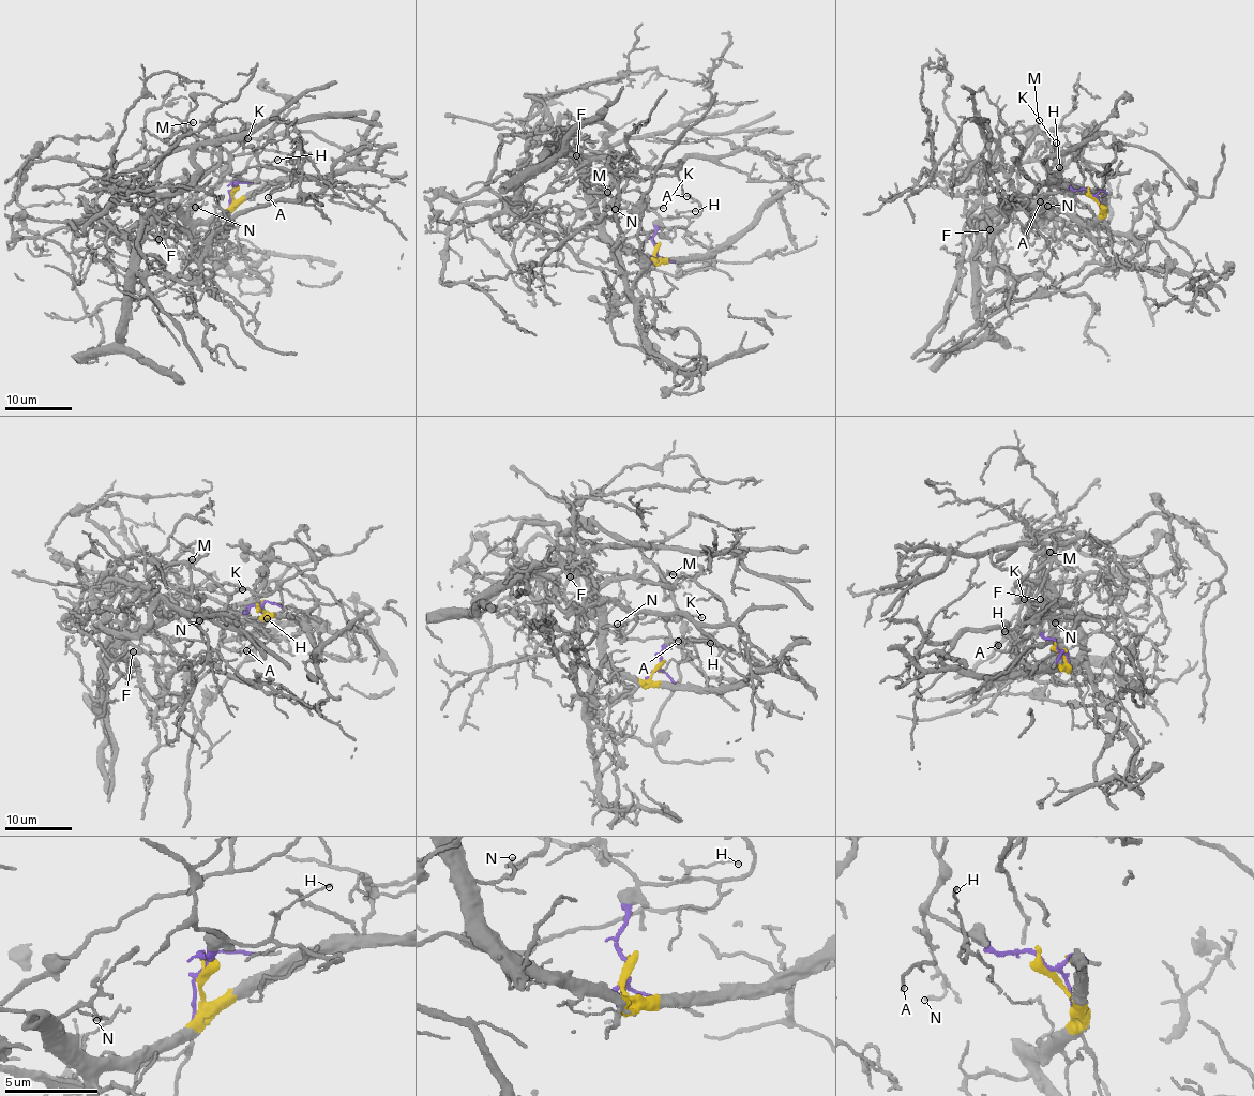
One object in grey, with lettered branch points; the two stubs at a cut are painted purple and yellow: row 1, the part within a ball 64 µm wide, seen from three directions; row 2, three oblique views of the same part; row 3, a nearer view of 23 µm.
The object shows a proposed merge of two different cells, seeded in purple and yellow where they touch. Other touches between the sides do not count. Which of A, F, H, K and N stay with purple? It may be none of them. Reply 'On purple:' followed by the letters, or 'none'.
On purple: A, H, K

